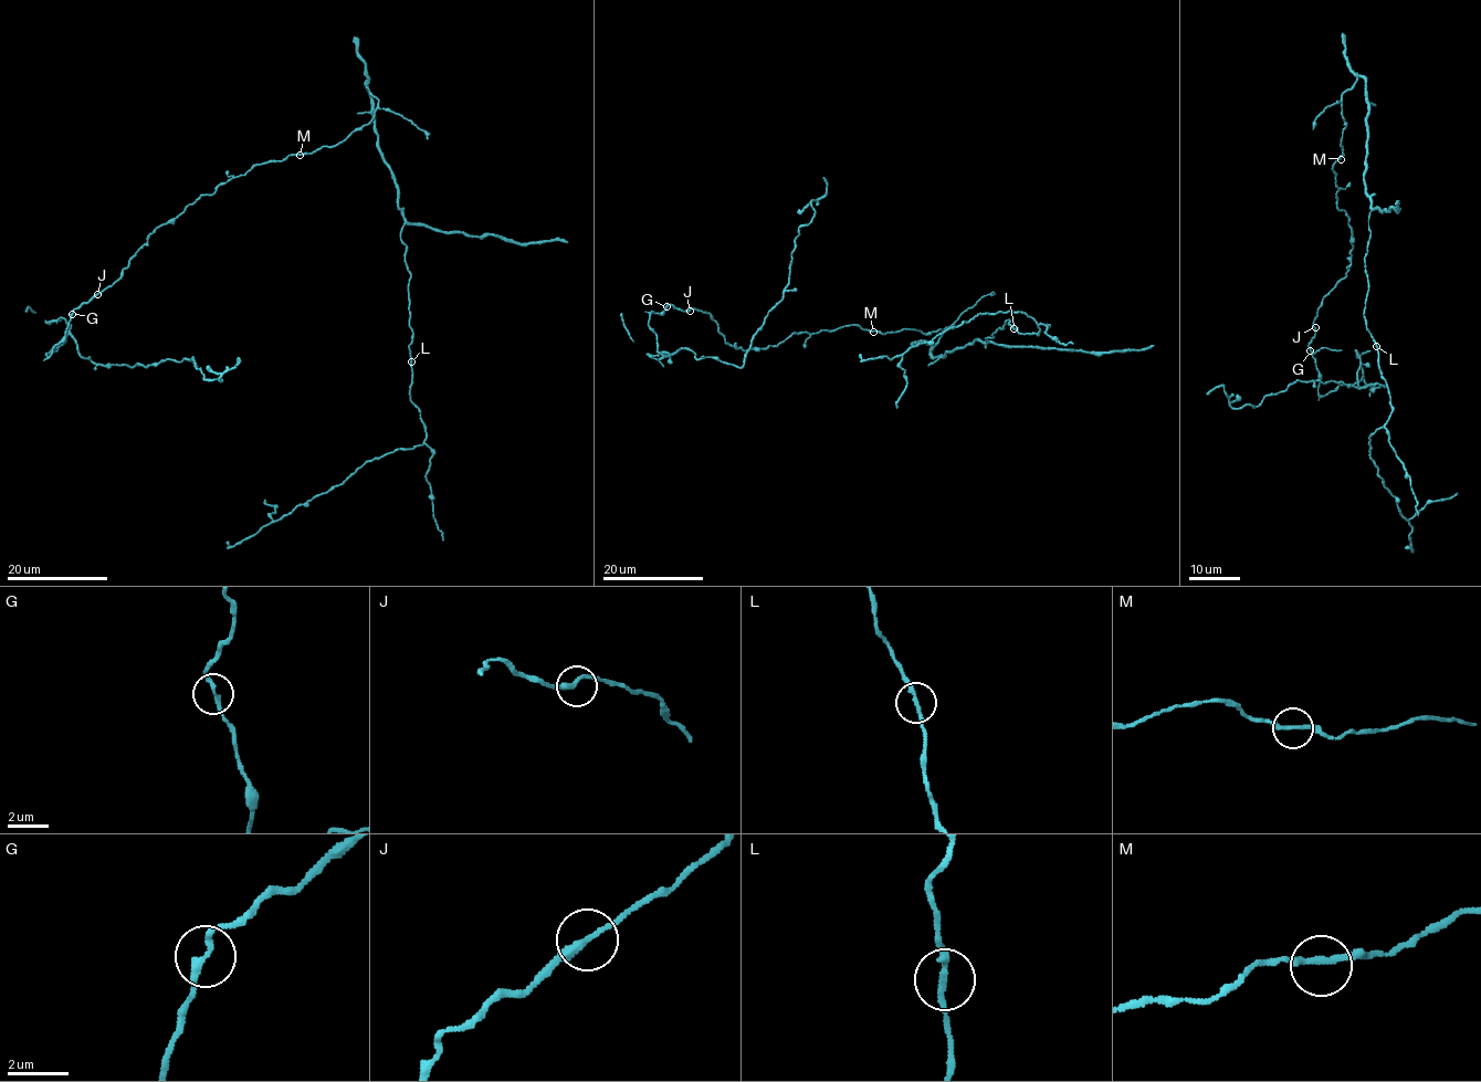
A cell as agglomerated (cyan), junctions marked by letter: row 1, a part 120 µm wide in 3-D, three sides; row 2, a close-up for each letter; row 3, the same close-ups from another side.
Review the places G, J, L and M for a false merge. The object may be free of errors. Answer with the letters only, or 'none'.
G

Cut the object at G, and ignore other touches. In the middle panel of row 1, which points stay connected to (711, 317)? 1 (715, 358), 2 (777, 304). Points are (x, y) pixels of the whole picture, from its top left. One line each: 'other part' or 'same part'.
1: other part
2: other part

